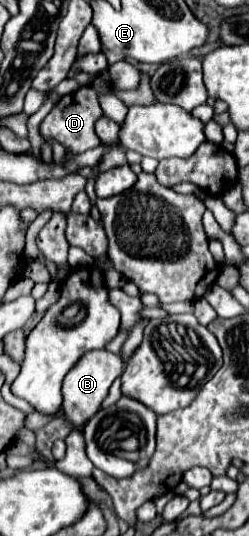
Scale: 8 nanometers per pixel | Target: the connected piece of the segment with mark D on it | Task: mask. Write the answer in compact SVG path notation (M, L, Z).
M82 86L76 92L72 92L68 96L62 96L56 102L52 112L40 124L40 134L42 134L44 140L60 142L64 146L64 150L70 152L70 154L82 154L82 152L101 144L95 132L95 122L100 116L102 116L102 108L98 104L96 90L92 86Z

